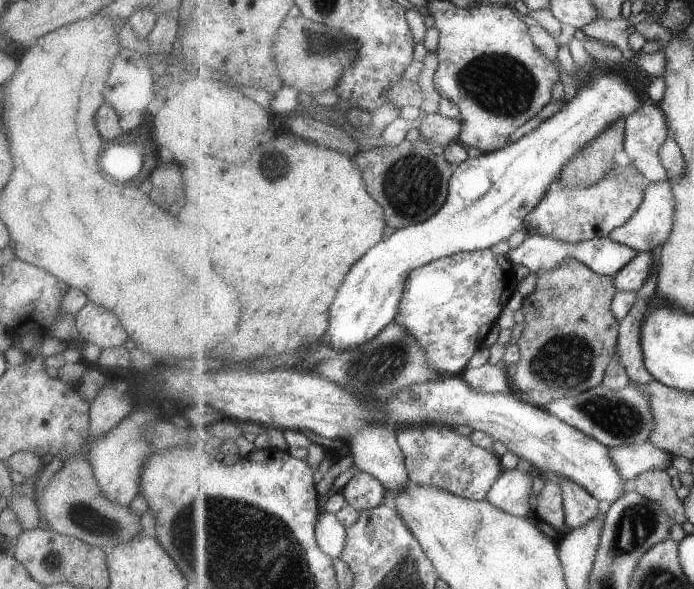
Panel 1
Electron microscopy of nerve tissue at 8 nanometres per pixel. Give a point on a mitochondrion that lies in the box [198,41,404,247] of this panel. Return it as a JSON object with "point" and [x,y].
{"point":[275,166]}

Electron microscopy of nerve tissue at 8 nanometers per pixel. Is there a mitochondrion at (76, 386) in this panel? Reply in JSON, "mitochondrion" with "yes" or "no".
{"mitochondrion":"no"}

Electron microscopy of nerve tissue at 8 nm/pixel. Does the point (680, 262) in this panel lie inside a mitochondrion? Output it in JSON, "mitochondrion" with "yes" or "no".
{"mitochondrion":"no"}

